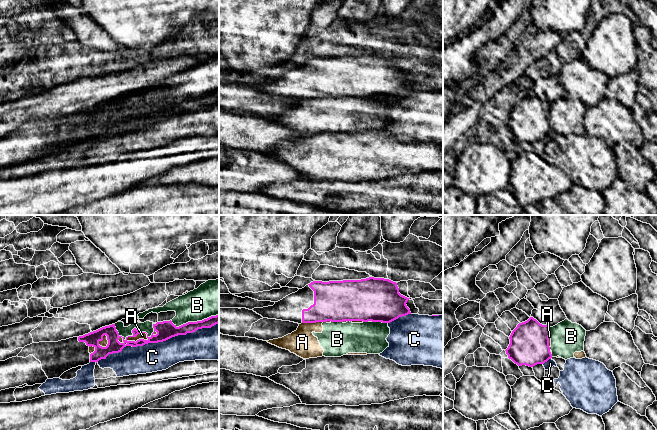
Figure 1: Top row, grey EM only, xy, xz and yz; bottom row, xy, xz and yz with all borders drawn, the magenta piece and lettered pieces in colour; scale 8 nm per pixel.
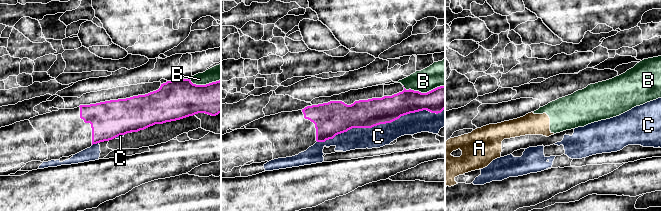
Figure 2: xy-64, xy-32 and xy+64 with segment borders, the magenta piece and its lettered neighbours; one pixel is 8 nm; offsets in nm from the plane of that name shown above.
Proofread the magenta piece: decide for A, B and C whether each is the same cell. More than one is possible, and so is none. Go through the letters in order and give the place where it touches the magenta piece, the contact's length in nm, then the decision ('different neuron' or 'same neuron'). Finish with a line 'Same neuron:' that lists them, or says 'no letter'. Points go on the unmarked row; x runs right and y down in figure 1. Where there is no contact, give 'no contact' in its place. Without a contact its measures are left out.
A: xy (132, 117) | 260 nm | different neuron
B: xy (132, 108) | 340 nm | different neuron
C: xy (154, 118) | 1100 nm | different neuron
Same neuron: no letter

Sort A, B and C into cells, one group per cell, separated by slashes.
A B / C

